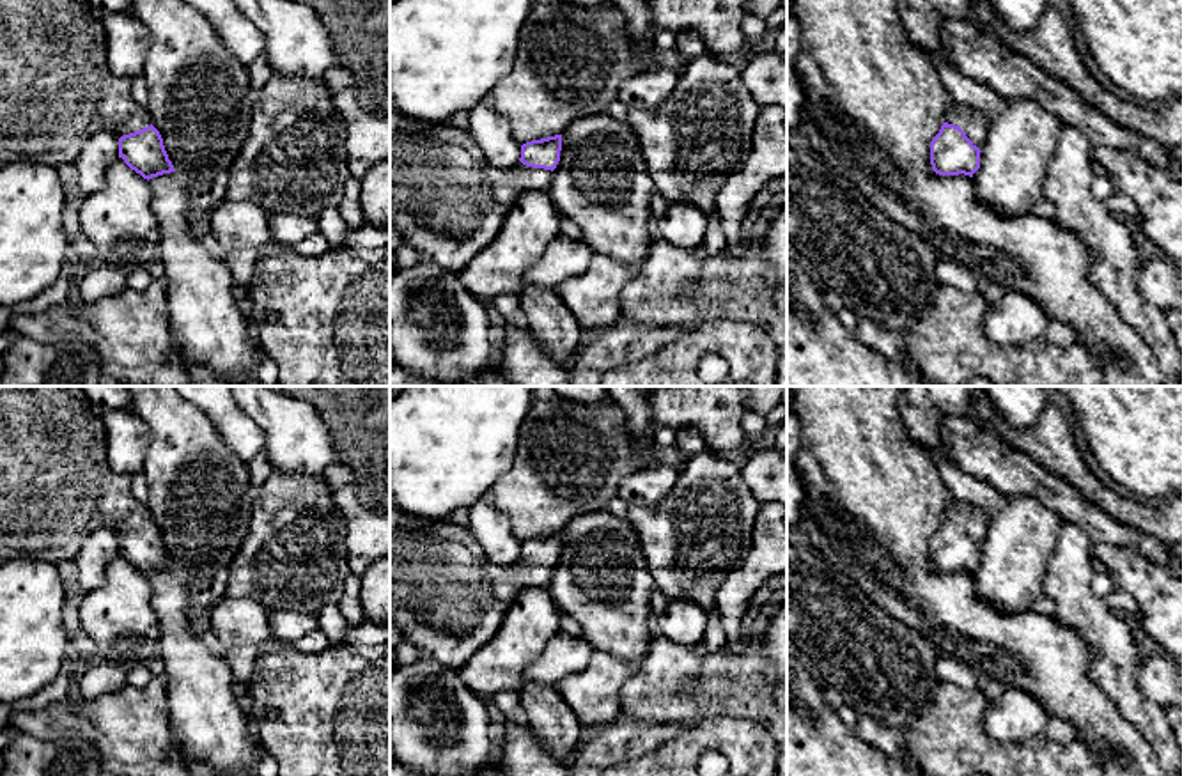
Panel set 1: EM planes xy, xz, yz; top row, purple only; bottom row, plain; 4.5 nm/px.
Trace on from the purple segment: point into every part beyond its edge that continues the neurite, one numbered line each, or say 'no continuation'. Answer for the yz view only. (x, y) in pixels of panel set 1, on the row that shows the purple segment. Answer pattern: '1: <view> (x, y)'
1: yz (973, 123)

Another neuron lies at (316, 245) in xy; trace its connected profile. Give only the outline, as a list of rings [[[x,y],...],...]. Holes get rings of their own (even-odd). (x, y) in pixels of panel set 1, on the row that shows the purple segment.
[[[317,230],[292,248],[305,257],[321,257],[331,248],[331,244],[326,241],[324,234]]]

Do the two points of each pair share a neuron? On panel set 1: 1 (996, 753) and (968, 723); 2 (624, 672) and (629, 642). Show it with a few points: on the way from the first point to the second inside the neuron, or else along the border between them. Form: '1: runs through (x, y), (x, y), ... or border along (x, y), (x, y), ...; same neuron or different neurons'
1: runs through (987, 748), (972, 732); same neuron
2: border along (594, 649), (619, 656), (637, 667); different neurons

